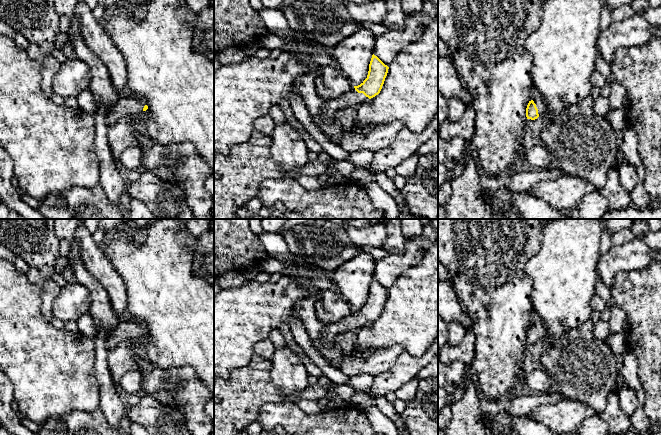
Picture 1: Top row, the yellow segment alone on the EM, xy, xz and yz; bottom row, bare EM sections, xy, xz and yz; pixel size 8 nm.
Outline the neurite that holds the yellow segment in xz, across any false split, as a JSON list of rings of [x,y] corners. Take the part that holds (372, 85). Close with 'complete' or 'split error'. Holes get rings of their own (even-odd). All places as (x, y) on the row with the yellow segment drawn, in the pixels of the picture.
[[[373,54],[367,78],[341,97],[325,101],[320,110],[320,115],[322,117],[335,118],[339,110],[347,107],[356,107],[378,95],[384,84],[388,69],[389,67]]] | split error

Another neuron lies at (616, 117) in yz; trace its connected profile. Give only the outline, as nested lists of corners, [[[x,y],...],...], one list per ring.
[[[611,109],[606,117],[607,121],[614,130],[623,130],[627,127],[626,111],[625,109]]]

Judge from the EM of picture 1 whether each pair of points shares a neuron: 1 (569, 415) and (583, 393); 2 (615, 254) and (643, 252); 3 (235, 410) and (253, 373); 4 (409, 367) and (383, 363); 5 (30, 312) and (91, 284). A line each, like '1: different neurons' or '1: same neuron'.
1: different neurons
2: same neuron
3: same neuron
4: different neurons
5: different neurons

